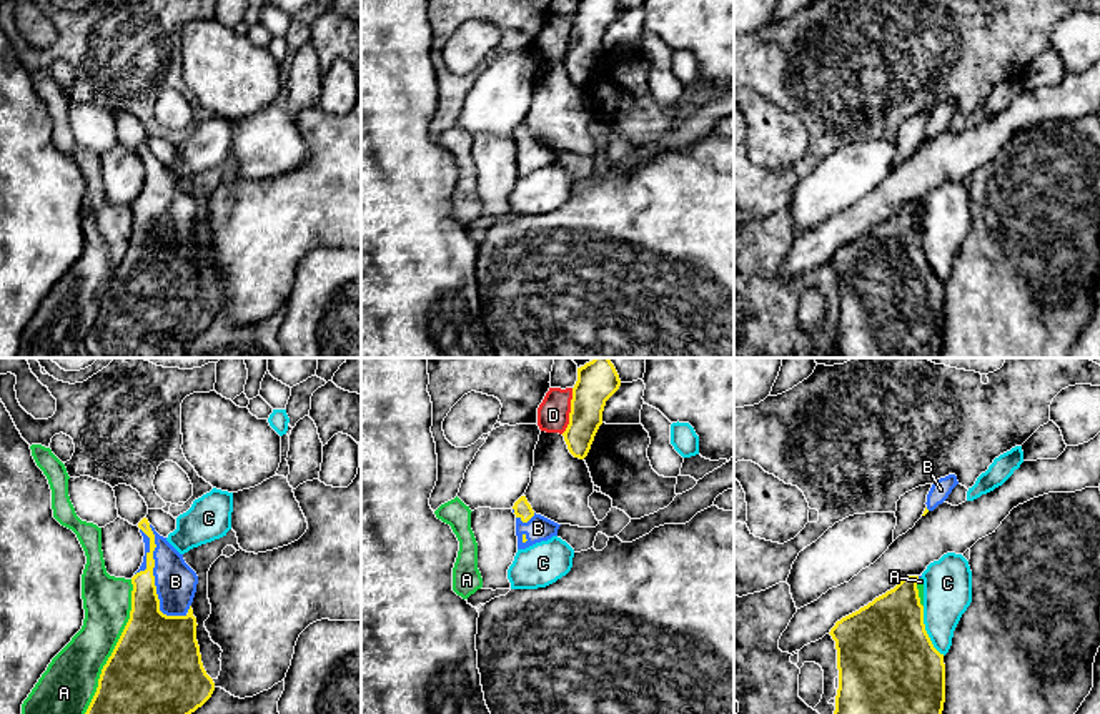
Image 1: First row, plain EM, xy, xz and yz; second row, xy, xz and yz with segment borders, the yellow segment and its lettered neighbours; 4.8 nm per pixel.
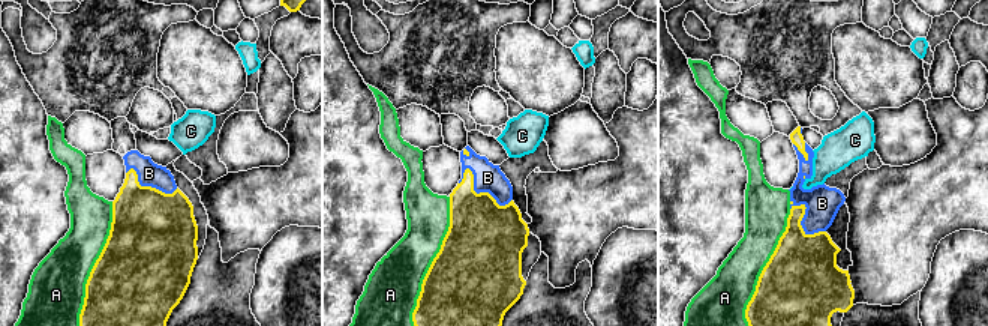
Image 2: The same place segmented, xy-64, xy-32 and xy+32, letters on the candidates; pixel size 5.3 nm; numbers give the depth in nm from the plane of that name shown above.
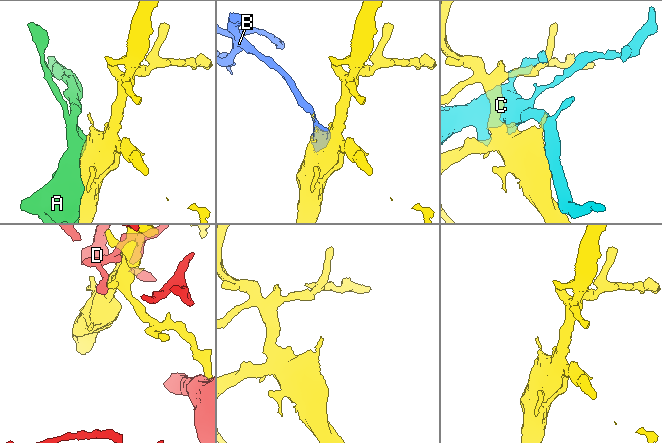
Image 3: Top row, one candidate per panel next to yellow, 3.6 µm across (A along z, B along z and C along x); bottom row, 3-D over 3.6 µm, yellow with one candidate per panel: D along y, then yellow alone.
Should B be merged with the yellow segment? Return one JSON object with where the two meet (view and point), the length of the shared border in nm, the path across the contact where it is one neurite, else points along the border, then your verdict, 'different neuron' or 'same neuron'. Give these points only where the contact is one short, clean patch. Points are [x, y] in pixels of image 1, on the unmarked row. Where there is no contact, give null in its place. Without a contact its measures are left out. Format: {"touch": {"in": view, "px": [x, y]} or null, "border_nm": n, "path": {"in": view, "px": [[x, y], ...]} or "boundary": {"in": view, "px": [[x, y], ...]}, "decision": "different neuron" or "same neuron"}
{"touch": {"in": "xy", "px": [153, 208]}, "border_nm": 480, "decision": "same neuron"}

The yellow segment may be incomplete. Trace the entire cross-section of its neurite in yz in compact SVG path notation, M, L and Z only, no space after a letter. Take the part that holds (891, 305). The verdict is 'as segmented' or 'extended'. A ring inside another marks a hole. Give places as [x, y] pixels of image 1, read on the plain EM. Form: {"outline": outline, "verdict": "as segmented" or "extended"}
{"outline": "M919 203L904 205L894 216L830 256L837 276L839 316L835 348L842 358L940 358L945 330L945 291L924 251Z", "verdict": "as segmented"}

